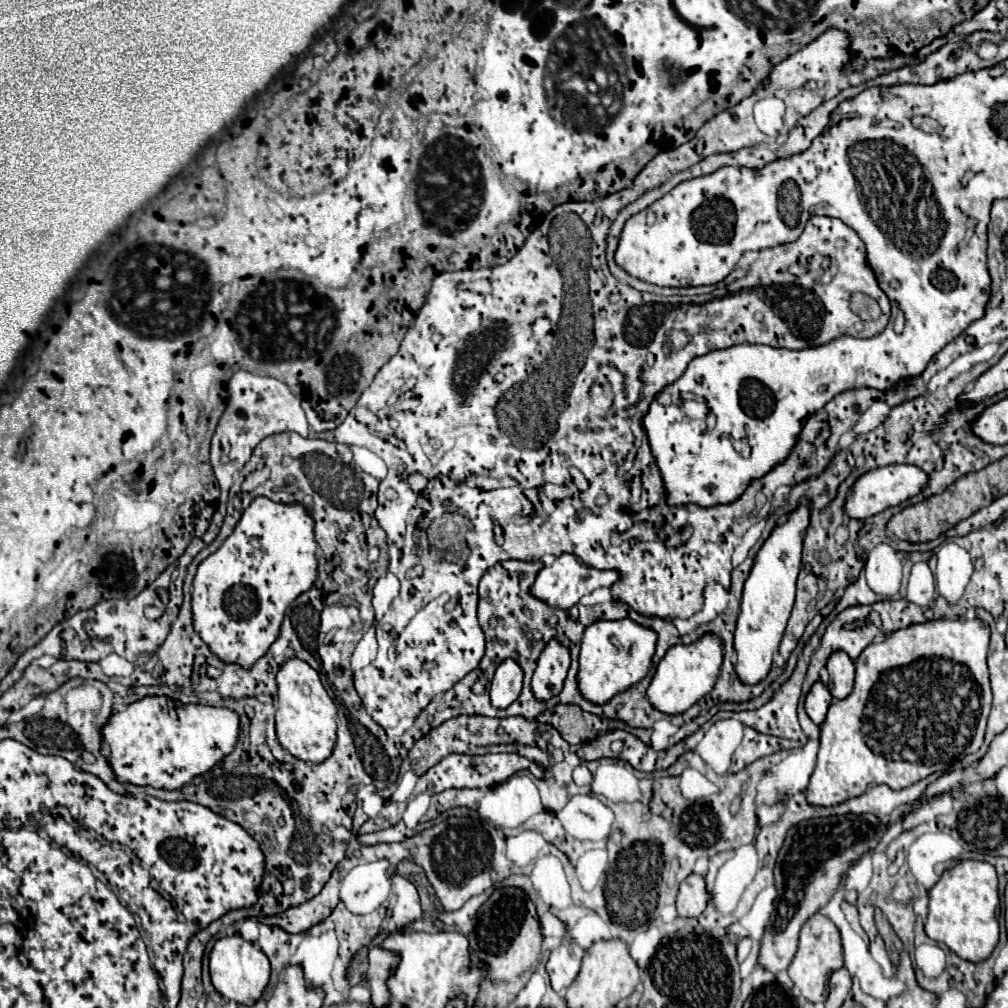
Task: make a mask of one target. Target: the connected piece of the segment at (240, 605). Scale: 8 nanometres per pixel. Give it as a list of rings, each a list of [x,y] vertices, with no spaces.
[[[254,498],[234,532],[198,566],[192,590],[194,630],[222,662],[252,668],[278,638],[290,602],[312,588],[316,554],[314,520],[306,508]]]

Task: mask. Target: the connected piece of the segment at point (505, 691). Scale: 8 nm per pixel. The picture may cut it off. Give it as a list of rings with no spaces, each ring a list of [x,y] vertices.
[[[504,660],[492,680],[490,700],[494,708],[508,708],[522,688],[522,670],[514,660]]]

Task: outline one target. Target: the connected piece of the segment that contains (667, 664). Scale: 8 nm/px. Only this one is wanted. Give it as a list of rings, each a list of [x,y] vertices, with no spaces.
[[[714,634],[702,636],[702,640],[688,646],[678,644],[670,648],[670,652],[666,652],[666,656],[660,660],[656,674],[646,690],[652,708],[672,716],[686,712],[692,704],[696,704],[714,688],[720,664],[722,664],[722,646],[718,644],[718,636]]]

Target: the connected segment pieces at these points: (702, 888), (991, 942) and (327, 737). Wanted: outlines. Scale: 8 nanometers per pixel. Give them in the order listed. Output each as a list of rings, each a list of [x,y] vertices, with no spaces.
[[[690,874],[678,890],[678,898],[676,898],[676,910],[678,916],[682,918],[694,918],[700,916],[704,912],[704,908],[708,906],[710,894],[706,892],[706,884],[702,876]]]
[[[964,860],[946,870],[930,890],[926,934],[936,942],[946,944],[962,960],[982,962],[998,944],[998,904],[998,878],[994,866],[978,860]]]
[[[292,658],[282,664],[276,675],[278,710],[276,710],[276,734],[280,744],[296,758],[304,762],[324,762],[336,744],[336,706],[324,690],[318,672],[306,662]]]

